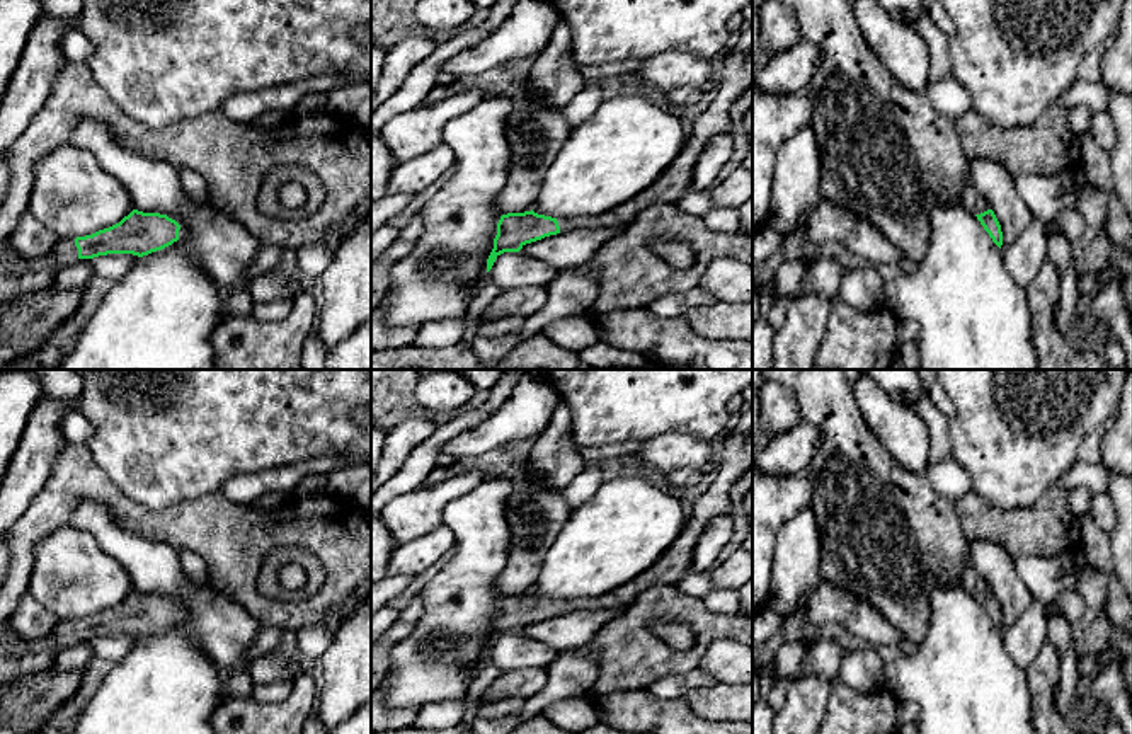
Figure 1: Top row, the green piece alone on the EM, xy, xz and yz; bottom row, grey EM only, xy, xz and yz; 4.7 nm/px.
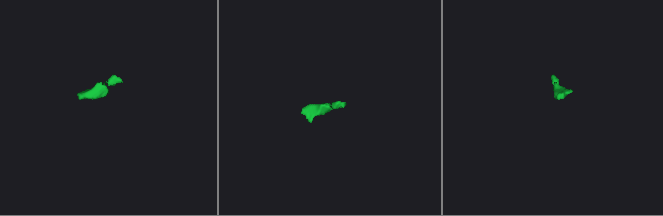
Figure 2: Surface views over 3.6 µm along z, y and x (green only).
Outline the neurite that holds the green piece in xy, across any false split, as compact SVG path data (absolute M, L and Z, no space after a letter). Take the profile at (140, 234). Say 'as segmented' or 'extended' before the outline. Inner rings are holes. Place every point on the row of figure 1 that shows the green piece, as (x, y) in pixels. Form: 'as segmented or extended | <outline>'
extended | M133 209L119 223L77 238L60 238L41 257L17 262L0 262L0 301L48 288L54 276L78 259L107 254L133 254L138 257L162 250L184 240L187 228L167 215Z

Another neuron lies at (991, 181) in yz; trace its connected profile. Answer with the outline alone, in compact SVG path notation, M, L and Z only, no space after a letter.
M974 158L969 177L979 196L989 201L1001 225L1001 249L1011 245L1033 220L1033 213L1015 187L1015 175L996 162Z

